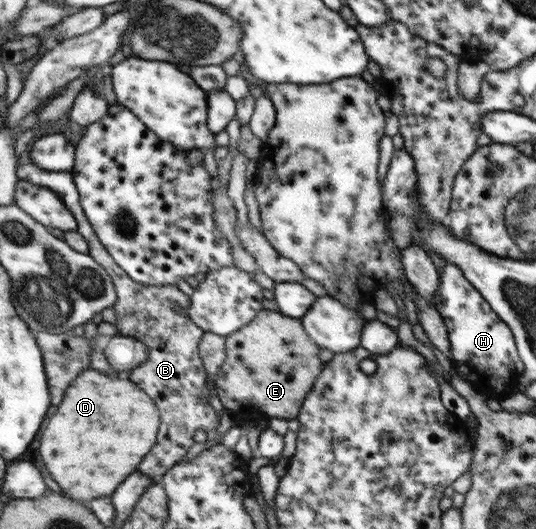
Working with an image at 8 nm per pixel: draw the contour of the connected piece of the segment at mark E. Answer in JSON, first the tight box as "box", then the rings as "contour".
{"box":[214,309,322,425],"contour":[[[260,309],[248,324],[225,336],[224,362],[219,366],[214,380],[223,408],[230,412],[239,425],[270,418],[295,419],[303,398],[322,368],[317,355],[320,348],[316,348],[316,345],[298,320],[286,315],[280,316],[278,310]]]}

